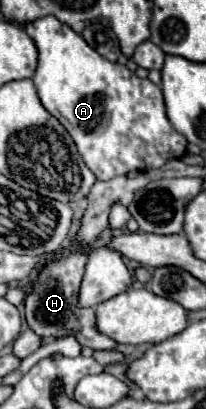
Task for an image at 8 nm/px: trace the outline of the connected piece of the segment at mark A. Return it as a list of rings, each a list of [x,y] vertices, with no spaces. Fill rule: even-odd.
[[[56,16],[26,24],[26,32],[38,48],[38,68],[32,80],[42,106],[70,132],[98,180],[110,180],[130,170],[154,170],[186,154],[188,140],[170,124],[160,86],[138,78],[124,64],[100,56]]]

